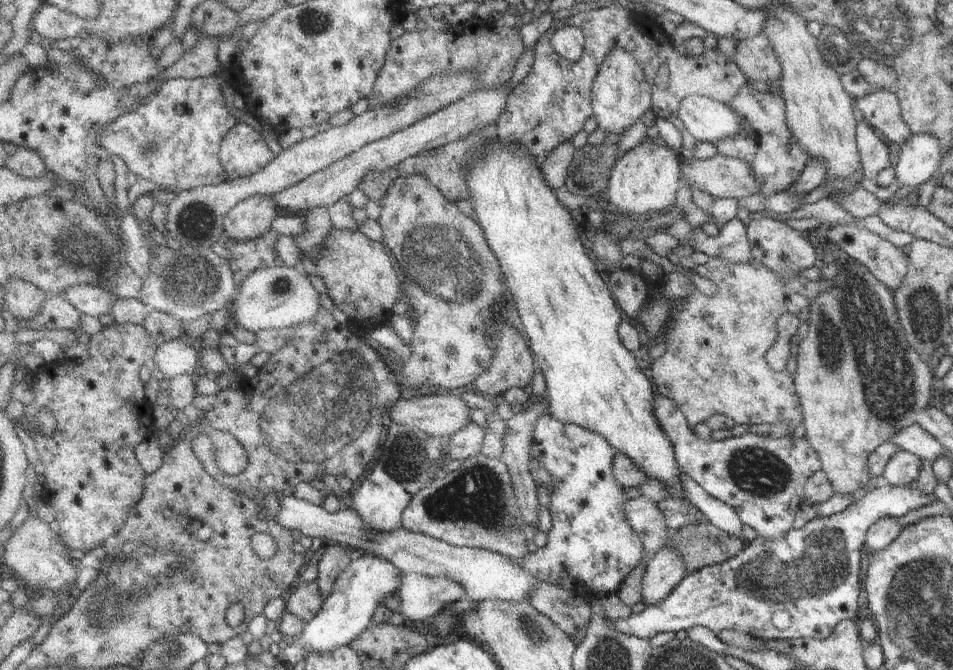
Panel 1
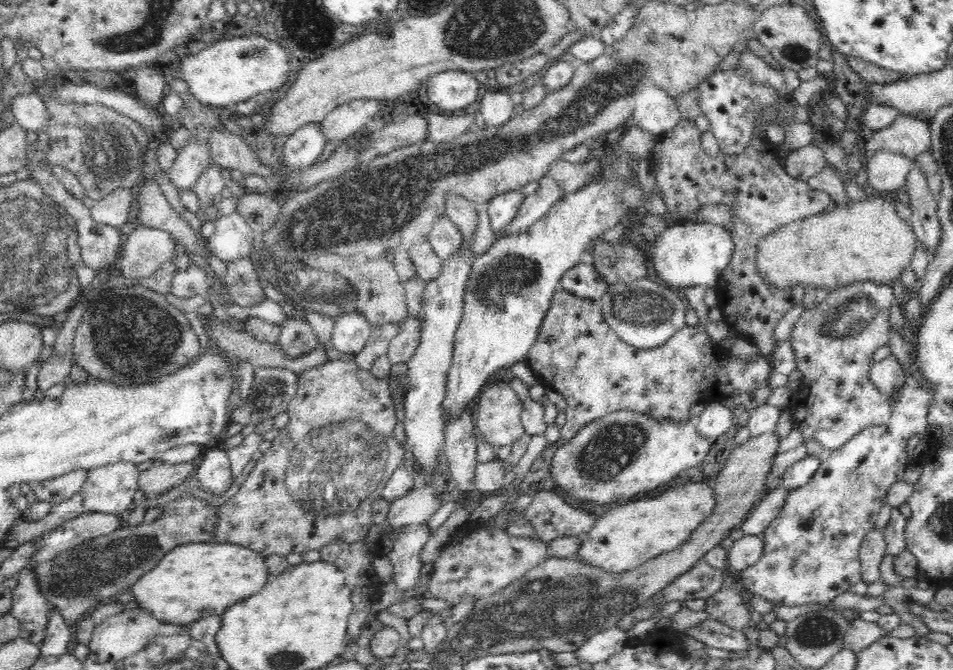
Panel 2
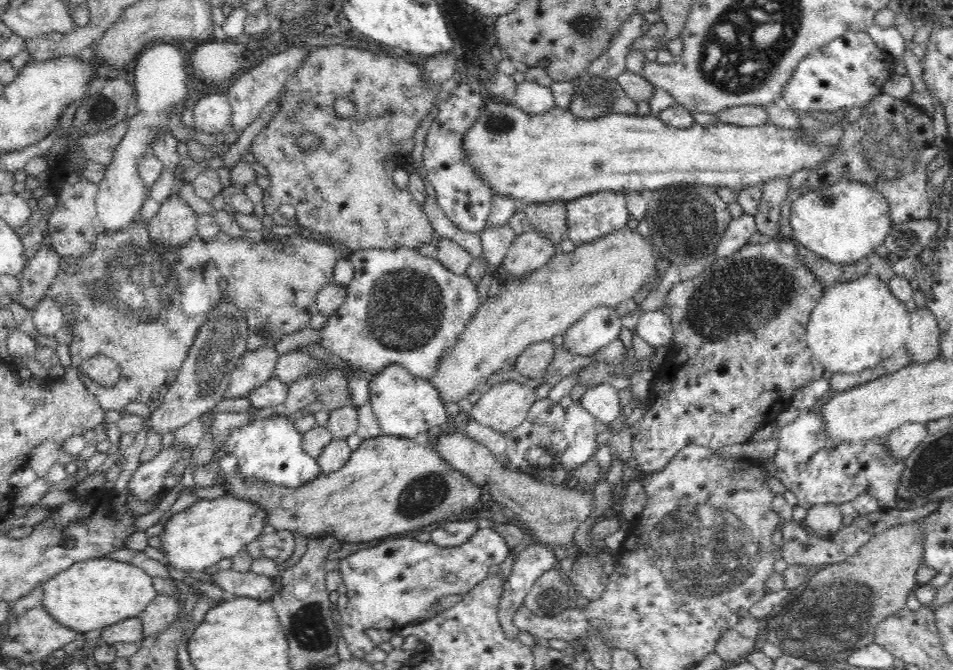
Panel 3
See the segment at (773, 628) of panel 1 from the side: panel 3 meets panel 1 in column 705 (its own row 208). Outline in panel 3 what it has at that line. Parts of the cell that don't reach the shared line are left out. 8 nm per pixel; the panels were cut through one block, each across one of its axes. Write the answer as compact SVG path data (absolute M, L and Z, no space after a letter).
M602 190L566 202L568 236L577 247L598 241L599 238L606 237L608 233L623 229L631 218L627 204L625 194L612 190Z

